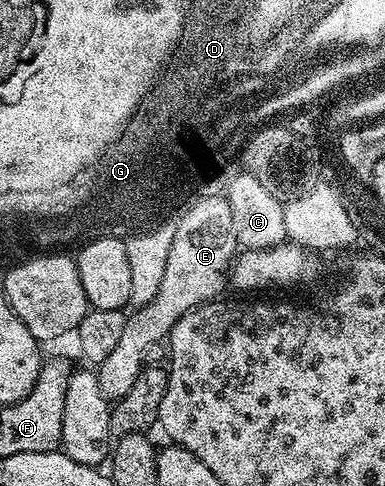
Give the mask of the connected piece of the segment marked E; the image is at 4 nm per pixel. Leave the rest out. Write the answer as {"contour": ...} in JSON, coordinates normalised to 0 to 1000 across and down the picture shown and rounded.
{"contour":[[[587,403],[527,405],[499,414],[483,453],[442,473],[439,533],[429,533],[429,566],[408,607],[382,628],[358,630],[332,650],[325,681],[304,714],[252,755],[262,805],[296,829],[314,823],[345,796],[366,757],[364,728],[392,710],[410,710],[442,687],[447,673],[496,636],[556,619],[579,593],[592,593],[595,564],[616,527],[605,484],[605,442]]]}

